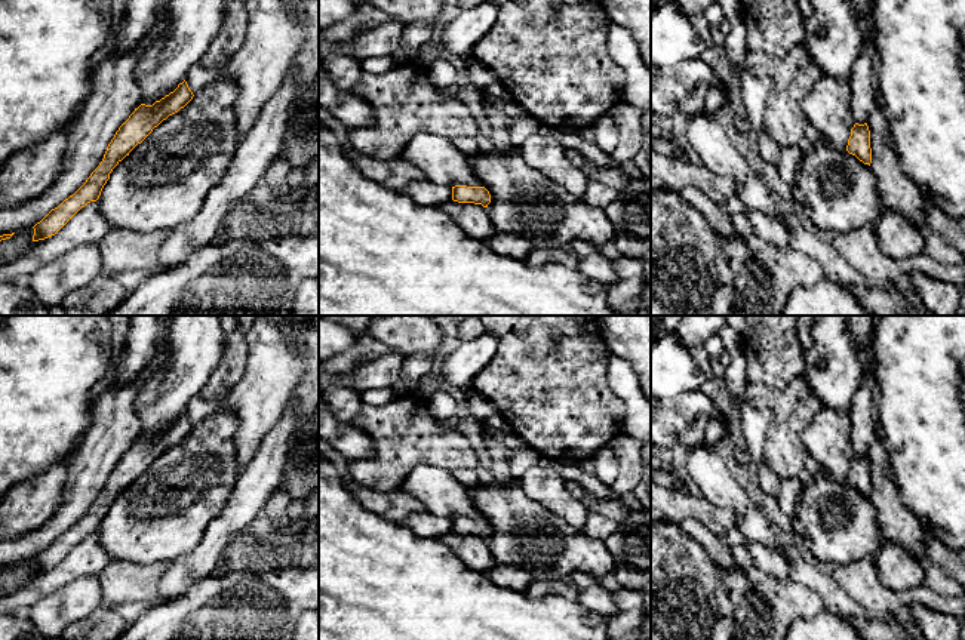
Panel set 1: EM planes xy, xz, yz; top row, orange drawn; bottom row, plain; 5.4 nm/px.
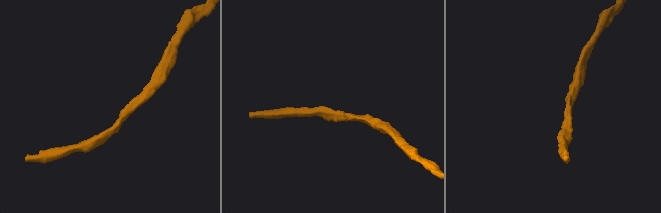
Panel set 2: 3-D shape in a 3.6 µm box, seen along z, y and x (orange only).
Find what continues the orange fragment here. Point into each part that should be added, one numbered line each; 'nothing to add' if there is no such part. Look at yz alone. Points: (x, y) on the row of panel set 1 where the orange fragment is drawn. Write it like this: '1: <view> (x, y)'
nothing to add

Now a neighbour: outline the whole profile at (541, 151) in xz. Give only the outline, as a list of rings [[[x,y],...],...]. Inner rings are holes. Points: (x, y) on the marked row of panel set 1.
[[[532,135],[519,150],[526,164],[560,184],[572,196],[584,196],[588,185],[587,176],[568,159],[566,150],[553,136]]]

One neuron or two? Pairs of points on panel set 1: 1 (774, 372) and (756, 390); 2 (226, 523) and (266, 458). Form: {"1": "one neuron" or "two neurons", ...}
{"1": "two neurons", "2": "one neuron"}

